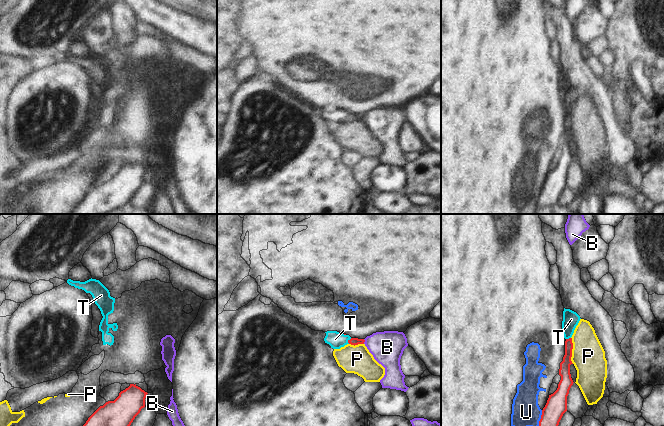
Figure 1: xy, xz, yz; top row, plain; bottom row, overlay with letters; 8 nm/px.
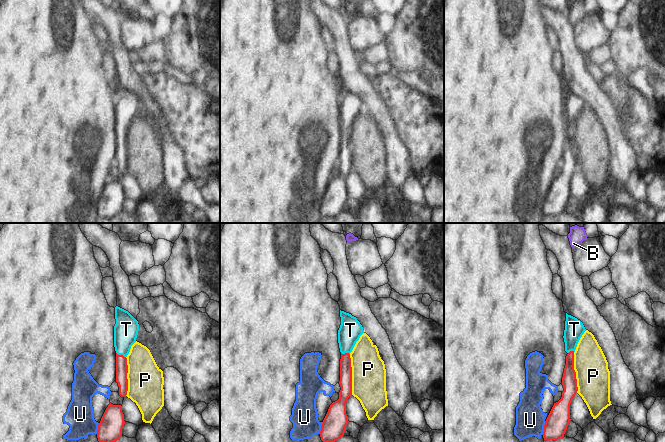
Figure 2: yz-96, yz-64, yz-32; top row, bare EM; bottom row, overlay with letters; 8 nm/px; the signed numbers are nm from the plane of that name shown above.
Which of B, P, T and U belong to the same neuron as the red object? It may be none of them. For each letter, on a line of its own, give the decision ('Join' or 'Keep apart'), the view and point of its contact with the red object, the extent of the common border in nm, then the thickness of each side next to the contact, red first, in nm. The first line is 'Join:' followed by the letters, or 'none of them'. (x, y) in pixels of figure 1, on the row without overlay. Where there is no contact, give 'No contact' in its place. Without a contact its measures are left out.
Join: T
B: Keep apart. Touches red at xz (364, 117). Shared border 40 nm. Thickness 60 nm (red) against 260 nm
P: Keep apart. Touches red at yz (571, 126). Shared border 220 nm. Thickness 90 nm (red) against 280 nm
T: Join. Touches red at xz (348, 117). Shared border 50 nm. Thickness 60 nm (red) against 140 nm
U: Keep apart. Touches red at yz (540, 196). Shared border 170 nm. Thickness 170 nm (red) against 220 nm

